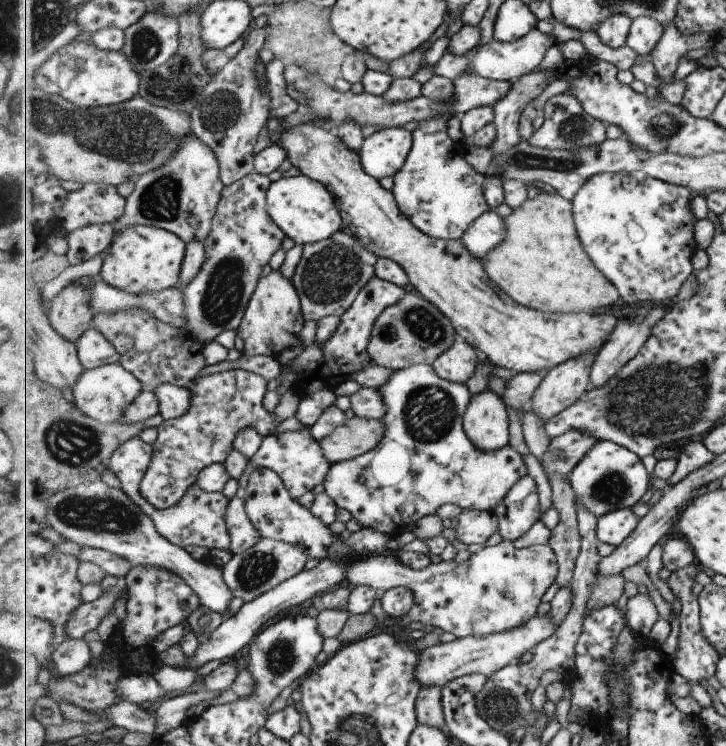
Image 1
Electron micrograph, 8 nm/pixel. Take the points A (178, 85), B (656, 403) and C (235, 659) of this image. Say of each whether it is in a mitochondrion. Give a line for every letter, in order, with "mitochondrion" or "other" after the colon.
A: mitochondrion
B: mitochondrion
C: other

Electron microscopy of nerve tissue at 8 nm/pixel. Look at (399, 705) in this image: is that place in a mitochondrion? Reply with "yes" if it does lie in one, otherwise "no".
no

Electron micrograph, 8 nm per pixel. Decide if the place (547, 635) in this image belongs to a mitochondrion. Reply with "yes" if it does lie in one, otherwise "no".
no

